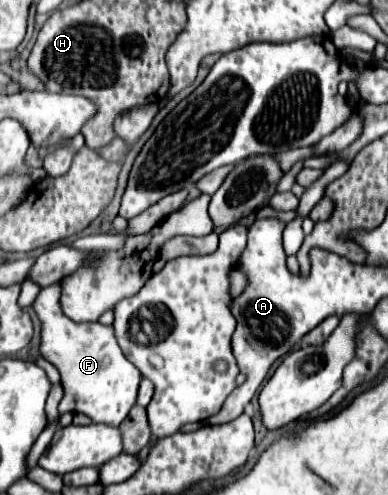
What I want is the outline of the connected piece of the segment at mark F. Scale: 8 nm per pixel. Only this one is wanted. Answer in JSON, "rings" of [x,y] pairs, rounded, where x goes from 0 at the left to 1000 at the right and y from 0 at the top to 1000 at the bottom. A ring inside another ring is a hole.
{"rings":[[[155,574],[108,582],[82,614],[93,638],[108,655],[103,719],[144,739],[160,764],[165,800],[149,816],[149,832],[211,832],[237,844],[237,853],[263,853],[278,861],[309,861],[330,840],[335,824],[351,816],[361,747],[325,727],[314,715],[289,659],[201,655],[165,638],[155,626]]]}

